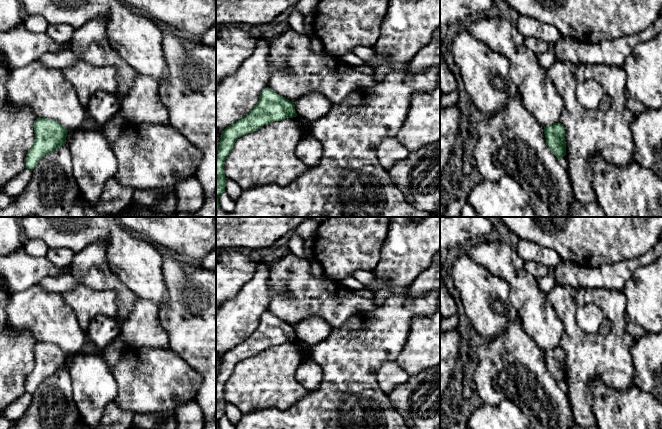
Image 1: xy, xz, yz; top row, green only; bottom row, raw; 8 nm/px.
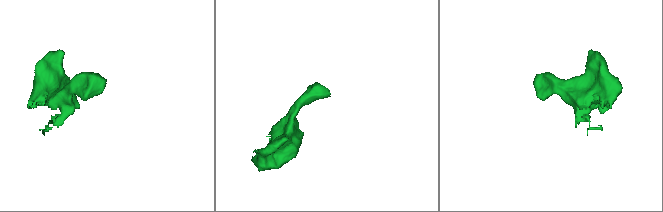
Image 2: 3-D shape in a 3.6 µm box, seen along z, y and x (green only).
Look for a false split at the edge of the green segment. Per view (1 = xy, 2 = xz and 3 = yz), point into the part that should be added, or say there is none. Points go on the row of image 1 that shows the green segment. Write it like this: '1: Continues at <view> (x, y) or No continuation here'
1: No continuation here
2: No continuation here
3: No continuation here

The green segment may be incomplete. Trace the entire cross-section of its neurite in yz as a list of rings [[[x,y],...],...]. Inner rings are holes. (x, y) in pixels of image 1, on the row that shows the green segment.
[[[558,122],[553,125],[545,126],[544,134],[546,144],[553,154],[558,159],[564,157],[566,155],[566,139],[563,125]]]

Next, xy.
[[[37,118],[34,133],[34,144],[26,155],[26,168],[31,170],[45,155],[66,144],[68,130],[53,119]]]

